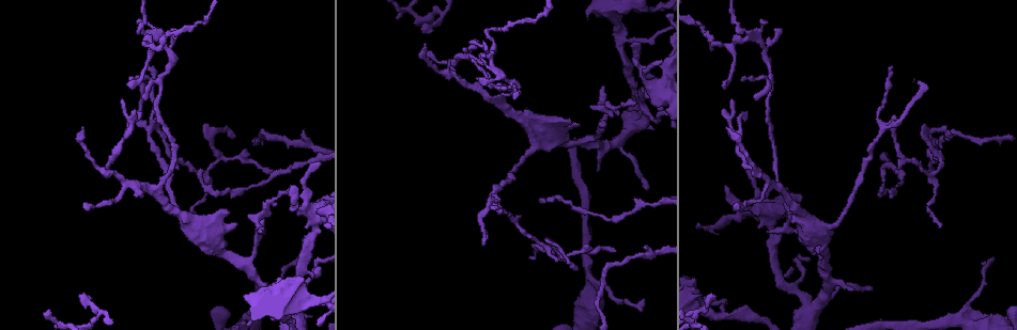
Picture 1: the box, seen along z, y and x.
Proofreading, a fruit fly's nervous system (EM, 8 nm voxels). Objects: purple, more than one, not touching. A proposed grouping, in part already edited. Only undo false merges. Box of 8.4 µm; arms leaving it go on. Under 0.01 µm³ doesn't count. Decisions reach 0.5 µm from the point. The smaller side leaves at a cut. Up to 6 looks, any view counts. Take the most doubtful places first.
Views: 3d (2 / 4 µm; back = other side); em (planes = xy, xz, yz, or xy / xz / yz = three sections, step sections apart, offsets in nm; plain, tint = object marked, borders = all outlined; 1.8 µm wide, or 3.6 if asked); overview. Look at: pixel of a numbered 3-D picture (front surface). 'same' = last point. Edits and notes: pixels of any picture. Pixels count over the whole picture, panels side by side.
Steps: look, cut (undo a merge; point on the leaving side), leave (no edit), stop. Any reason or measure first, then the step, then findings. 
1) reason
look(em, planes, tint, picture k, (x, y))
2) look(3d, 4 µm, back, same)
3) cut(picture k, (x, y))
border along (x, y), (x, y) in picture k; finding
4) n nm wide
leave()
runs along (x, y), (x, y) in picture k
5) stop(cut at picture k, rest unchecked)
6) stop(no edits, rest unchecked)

arms part here
look(3d, 2 µm, picture 1, (152, 125))

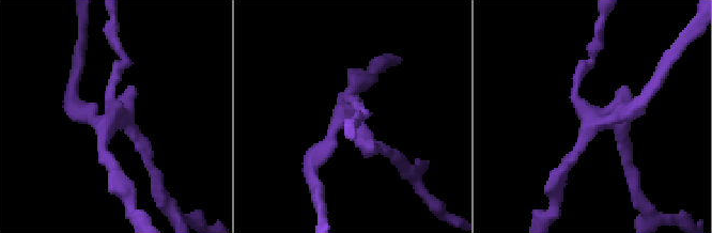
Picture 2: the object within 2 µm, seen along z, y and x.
look(em, planes, borders, picture 2, (594, 121))

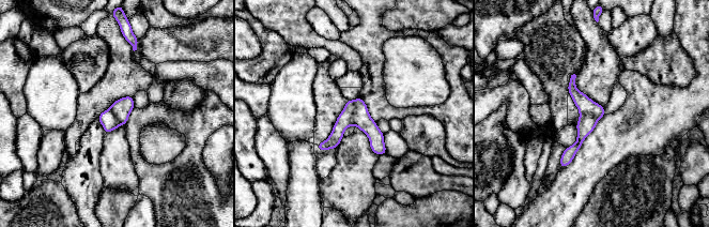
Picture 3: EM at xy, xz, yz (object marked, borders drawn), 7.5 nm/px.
cut(picture 3, (361, 119))
the part that leaves runs along (356, 102), (360, 118), (383, 151) in picture 3; two cells meet here

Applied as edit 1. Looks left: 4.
side arm on a straight run
look(3d, 4 µm, picture 1, (561, 135))

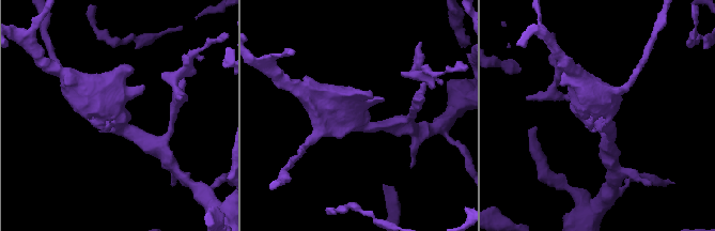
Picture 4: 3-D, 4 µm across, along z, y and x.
3 arms; arms of 190, 240, 300 nm
look(em, xz, step 16, tint, picture 4, (119, 115))

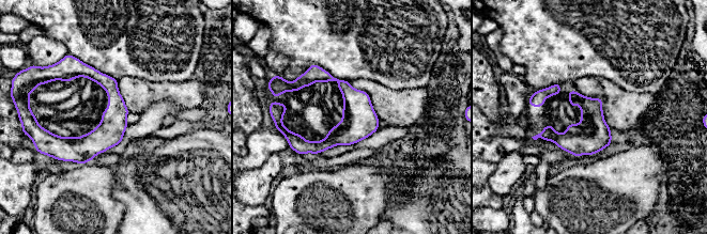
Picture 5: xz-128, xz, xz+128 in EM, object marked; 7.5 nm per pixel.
another direction
look(em, planes, borders, same)

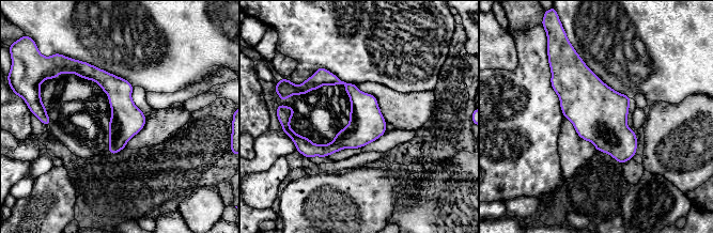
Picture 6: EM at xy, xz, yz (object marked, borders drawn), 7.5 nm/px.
leave()
runs along (79, 71), (119, 96), (112, 151) in picture 6; continuous, no second cell

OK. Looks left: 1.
look(em, planes, tint, picture 1, (657, 85))

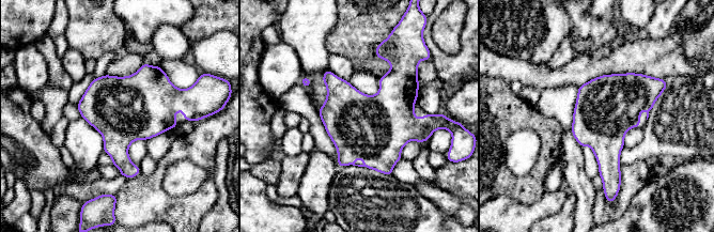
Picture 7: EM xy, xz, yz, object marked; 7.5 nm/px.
leave()
continuous, no second cell

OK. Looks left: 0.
stop(cut at picture 3, rest unchecked)

